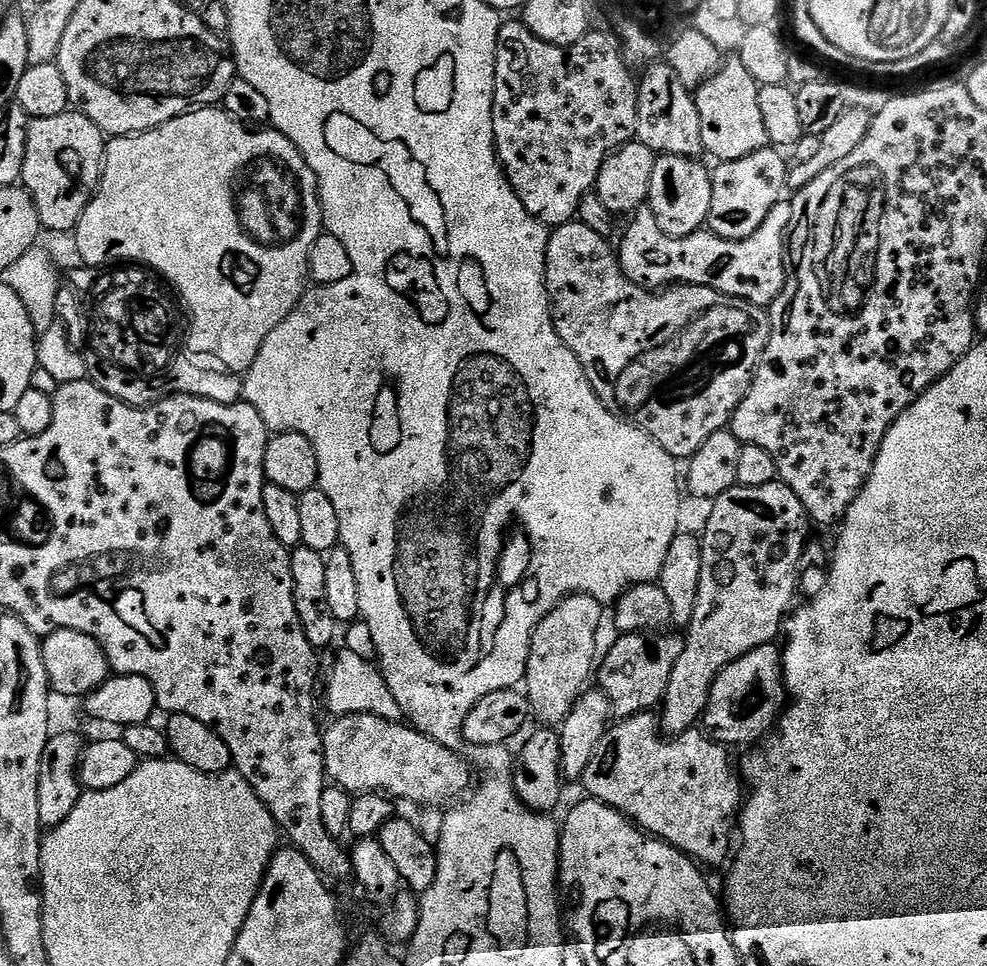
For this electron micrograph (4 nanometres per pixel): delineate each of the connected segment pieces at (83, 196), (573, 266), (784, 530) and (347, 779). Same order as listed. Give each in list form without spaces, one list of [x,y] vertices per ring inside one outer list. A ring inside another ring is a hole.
[[[69,110],[54,118],[38,118],[28,126],[22,184],[32,195],[41,229],[71,233],[92,201],[104,170],[105,133],[81,112]]]
[[[579,222],[561,224],[551,229],[546,250],[546,286],[548,287],[548,302],[552,306],[552,324],[558,330],[564,345],[578,358],[594,394],[600,401],[616,413],[617,416],[633,423],[641,428],[645,434],[666,454],[676,457],[677,461],[687,461],[696,453],[698,446],[710,438],[710,434],[723,432],[729,427],[734,410],[746,398],[748,387],[752,385],[752,376],[756,372],[758,362],[766,350],[766,342],[772,333],[772,321],[769,313],[761,305],[747,304],[733,296],[722,294],[718,290],[710,290],[706,286],[694,286],[693,284],[673,284],[663,290],[649,290],[640,288],[634,282],[630,282],[620,269],[617,253],[608,245],[609,241],[600,236],[590,226]]]
[[[782,482],[753,488],[731,488],[711,501],[710,508],[712,513],[704,524],[700,542],[702,578],[698,582],[694,618],[688,623],[682,655],[674,665],[674,674],[670,674],[670,686],[666,686],[666,694],[658,712],[658,723],[663,735],[668,738],[693,731],[701,723],[710,690],[723,668],[742,658],[742,654],[750,654],[750,650],[758,646],[773,643],[779,632],[781,635],[786,617],[793,607],[792,599],[798,595],[800,559],[804,548],[810,543],[808,511],[802,506],[798,494],[794,494],[794,490]]]
[[[353,712],[351,716],[342,716],[331,722],[333,724],[329,728],[327,725],[322,732],[324,771],[333,785],[343,788],[349,794],[378,792],[389,798],[395,798],[397,801],[400,799],[409,800],[412,804],[448,806],[459,801],[473,787],[473,769],[465,757],[463,760],[459,756],[461,754],[459,751],[440,744],[434,738],[430,738],[424,732],[419,732],[417,728],[407,723],[383,720],[370,712]]]

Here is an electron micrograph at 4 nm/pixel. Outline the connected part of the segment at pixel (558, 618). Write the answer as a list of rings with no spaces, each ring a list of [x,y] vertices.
[[[577,592],[574,596],[567,596],[561,604],[554,606],[554,610],[550,610],[550,614],[546,614],[546,618],[542,618],[542,622],[538,622],[530,642],[522,684],[532,707],[532,716],[540,719],[541,725],[559,726],[589,687],[588,679],[591,676],[593,679],[594,661],[597,659],[596,639],[600,636],[603,620],[606,620],[605,605]]]

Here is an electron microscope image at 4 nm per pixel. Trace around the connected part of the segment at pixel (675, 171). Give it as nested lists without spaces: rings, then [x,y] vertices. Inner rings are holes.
[[[657,155],[654,174],[650,174],[647,207],[656,215],[658,226],[671,236],[689,236],[705,227],[712,197],[712,172],[691,156]]]

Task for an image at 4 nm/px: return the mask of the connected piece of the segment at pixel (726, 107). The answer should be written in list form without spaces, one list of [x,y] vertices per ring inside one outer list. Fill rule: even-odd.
[[[732,58],[732,60],[725,59],[722,67],[705,84],[695,89],[698,122],[702,126],[702,146],[709,157],[713,156],[713,161],[723,162],[746,158],[758,150],[769,147],[769,136],[762,120],[761,107],[758,106],[760,87],[761,85],[757,84],[754,78],[750,78],[750,70],[742,66],[740,59]]]

